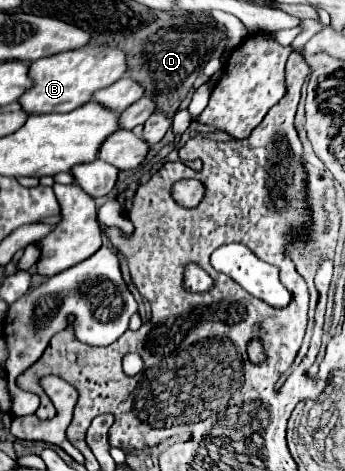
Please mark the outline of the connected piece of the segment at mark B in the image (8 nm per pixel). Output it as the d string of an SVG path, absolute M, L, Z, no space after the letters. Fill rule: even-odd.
M95 46L91 50L79 48L61 54L53 54L41 60L35 60L29 66L29 76L33 78L33 88L27 90L19 102L31 114L47 112L71 112L87 102L101 88L111 86L127 72L127 54L111 46Z

